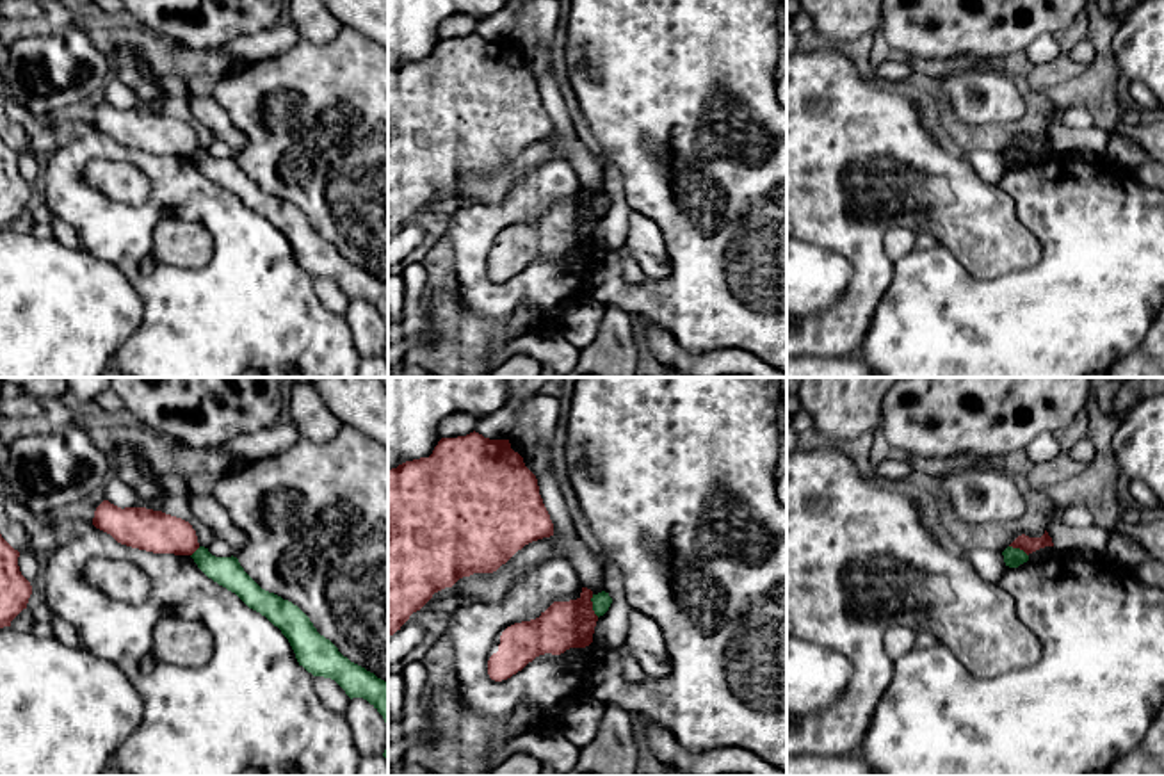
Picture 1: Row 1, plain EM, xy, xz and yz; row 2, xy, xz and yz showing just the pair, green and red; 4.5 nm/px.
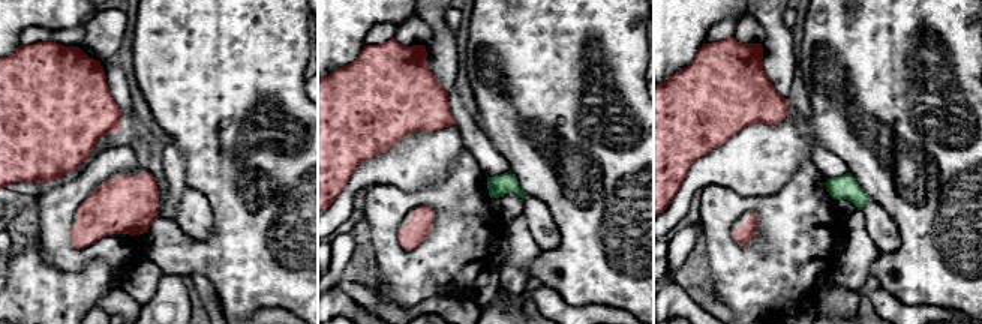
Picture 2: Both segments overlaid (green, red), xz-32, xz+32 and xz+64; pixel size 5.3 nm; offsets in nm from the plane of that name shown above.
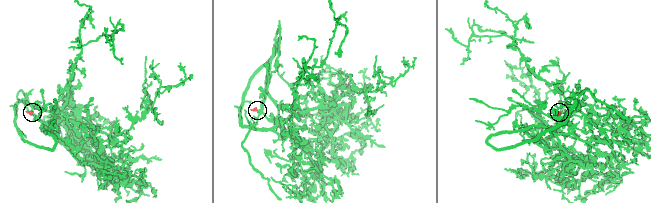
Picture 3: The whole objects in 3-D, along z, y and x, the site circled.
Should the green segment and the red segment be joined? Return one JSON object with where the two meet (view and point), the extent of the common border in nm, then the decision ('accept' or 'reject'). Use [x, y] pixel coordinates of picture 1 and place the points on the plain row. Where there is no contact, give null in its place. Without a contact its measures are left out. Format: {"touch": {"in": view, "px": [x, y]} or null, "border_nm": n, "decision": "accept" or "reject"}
{"touch": {"in": "xz", "px": [593, 207]}, "border_nm": 110, "decision": "reject"}

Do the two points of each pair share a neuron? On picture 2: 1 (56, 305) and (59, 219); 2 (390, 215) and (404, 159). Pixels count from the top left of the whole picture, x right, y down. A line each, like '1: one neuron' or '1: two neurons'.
1: two neurons
2: two neurons

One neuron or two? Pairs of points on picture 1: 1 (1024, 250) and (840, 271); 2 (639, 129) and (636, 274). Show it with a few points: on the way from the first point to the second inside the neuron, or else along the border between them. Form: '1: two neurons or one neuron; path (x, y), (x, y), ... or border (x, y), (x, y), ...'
1: two neurons; border (817, 244), (851, 266), (832, 307)
2: two neurons; border (616, 253), (622, 276), (629, 283), (646, 280)

